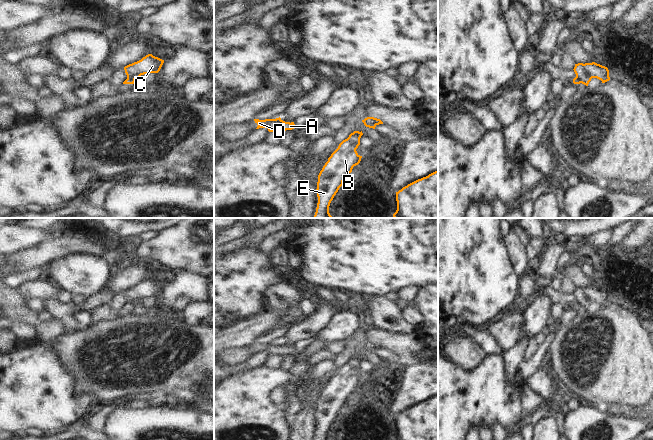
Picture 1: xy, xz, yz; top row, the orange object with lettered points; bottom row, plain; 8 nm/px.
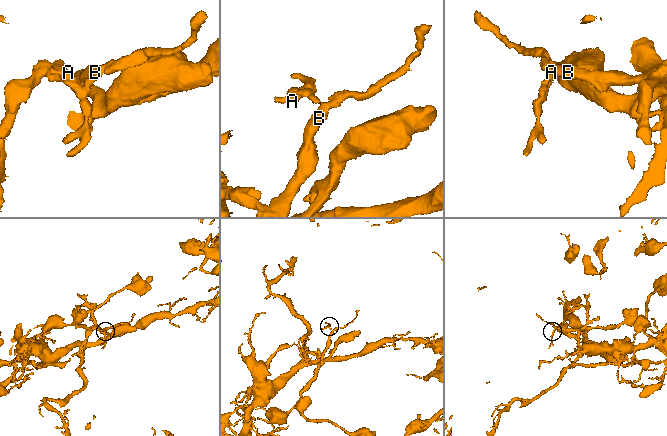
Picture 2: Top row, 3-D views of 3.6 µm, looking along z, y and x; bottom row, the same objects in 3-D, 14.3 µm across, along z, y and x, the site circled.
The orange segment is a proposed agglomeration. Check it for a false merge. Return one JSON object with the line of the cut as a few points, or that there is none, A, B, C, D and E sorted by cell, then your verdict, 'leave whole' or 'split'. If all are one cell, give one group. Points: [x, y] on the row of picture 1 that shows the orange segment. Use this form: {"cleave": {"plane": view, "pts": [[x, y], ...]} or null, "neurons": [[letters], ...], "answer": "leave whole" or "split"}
{"cleave": {"plane": "xy", "pts": [[127, 77], [135, 78]]}, "neurons": [["A", "D"], ["B", "C", "E"]], "answer": "split"}

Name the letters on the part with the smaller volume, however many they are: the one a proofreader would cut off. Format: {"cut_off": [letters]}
{"cut_off": ["A", "D"]}

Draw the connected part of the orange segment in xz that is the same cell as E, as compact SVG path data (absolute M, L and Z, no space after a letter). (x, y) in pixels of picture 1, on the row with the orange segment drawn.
M362 131L351 133L339 144L320 171L316 189L318 203L313 218L334 218L329 213L330 203L343 186L344 179L361 161L362 156L356 149L360 145L362 135Z

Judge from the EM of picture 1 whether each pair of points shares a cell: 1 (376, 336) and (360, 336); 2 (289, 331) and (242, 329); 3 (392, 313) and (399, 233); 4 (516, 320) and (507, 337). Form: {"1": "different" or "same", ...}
{"1": "different", "2": "different", "3": "different", "4": "same"}

